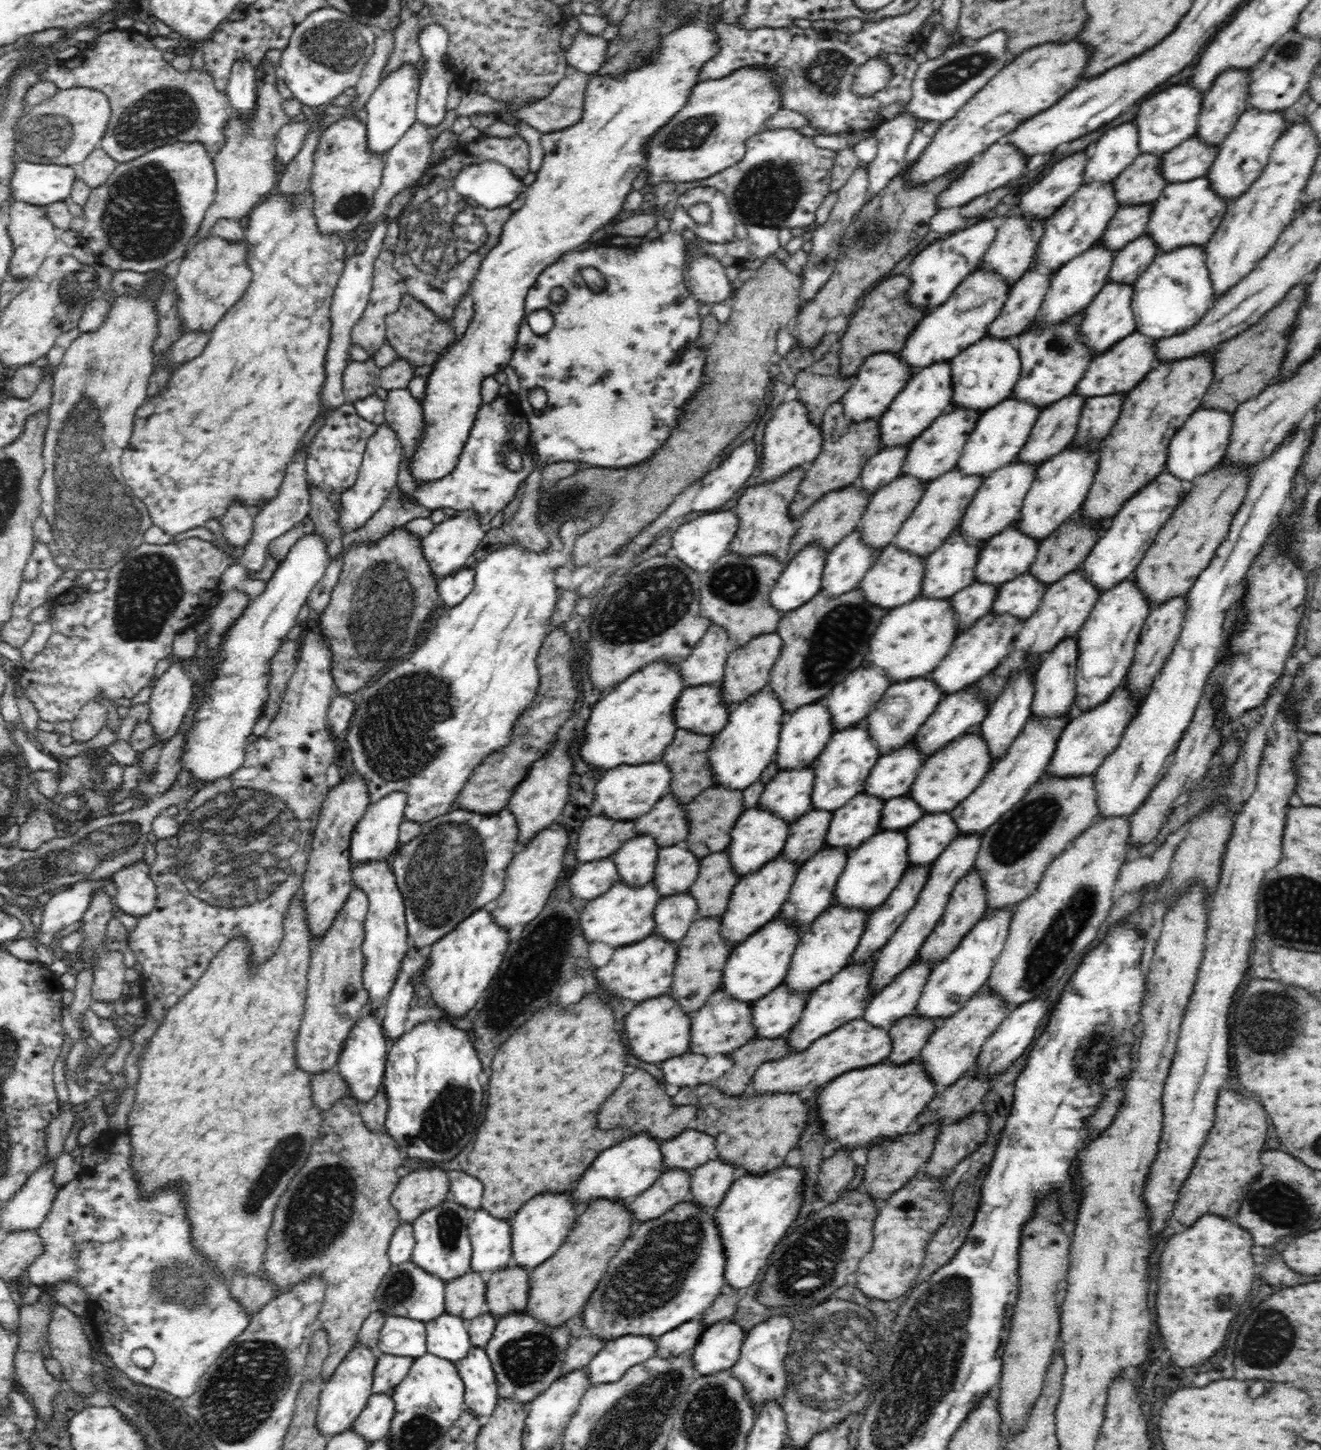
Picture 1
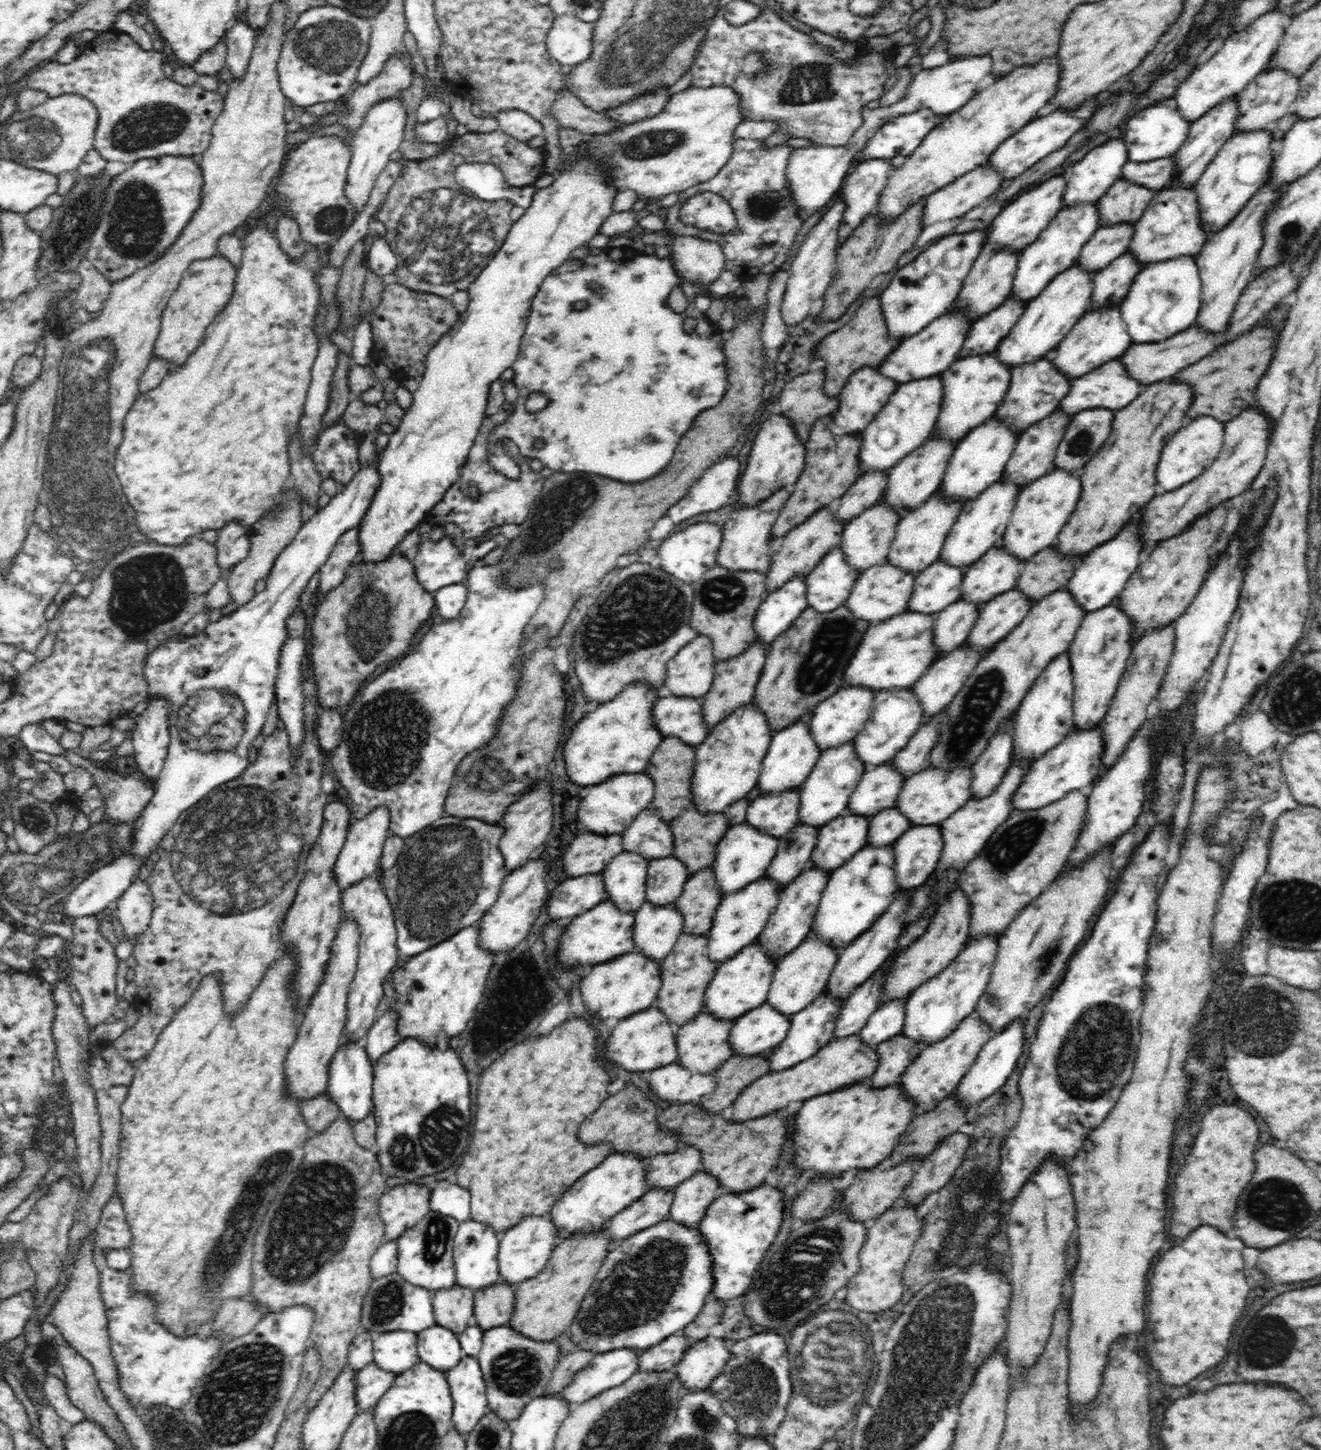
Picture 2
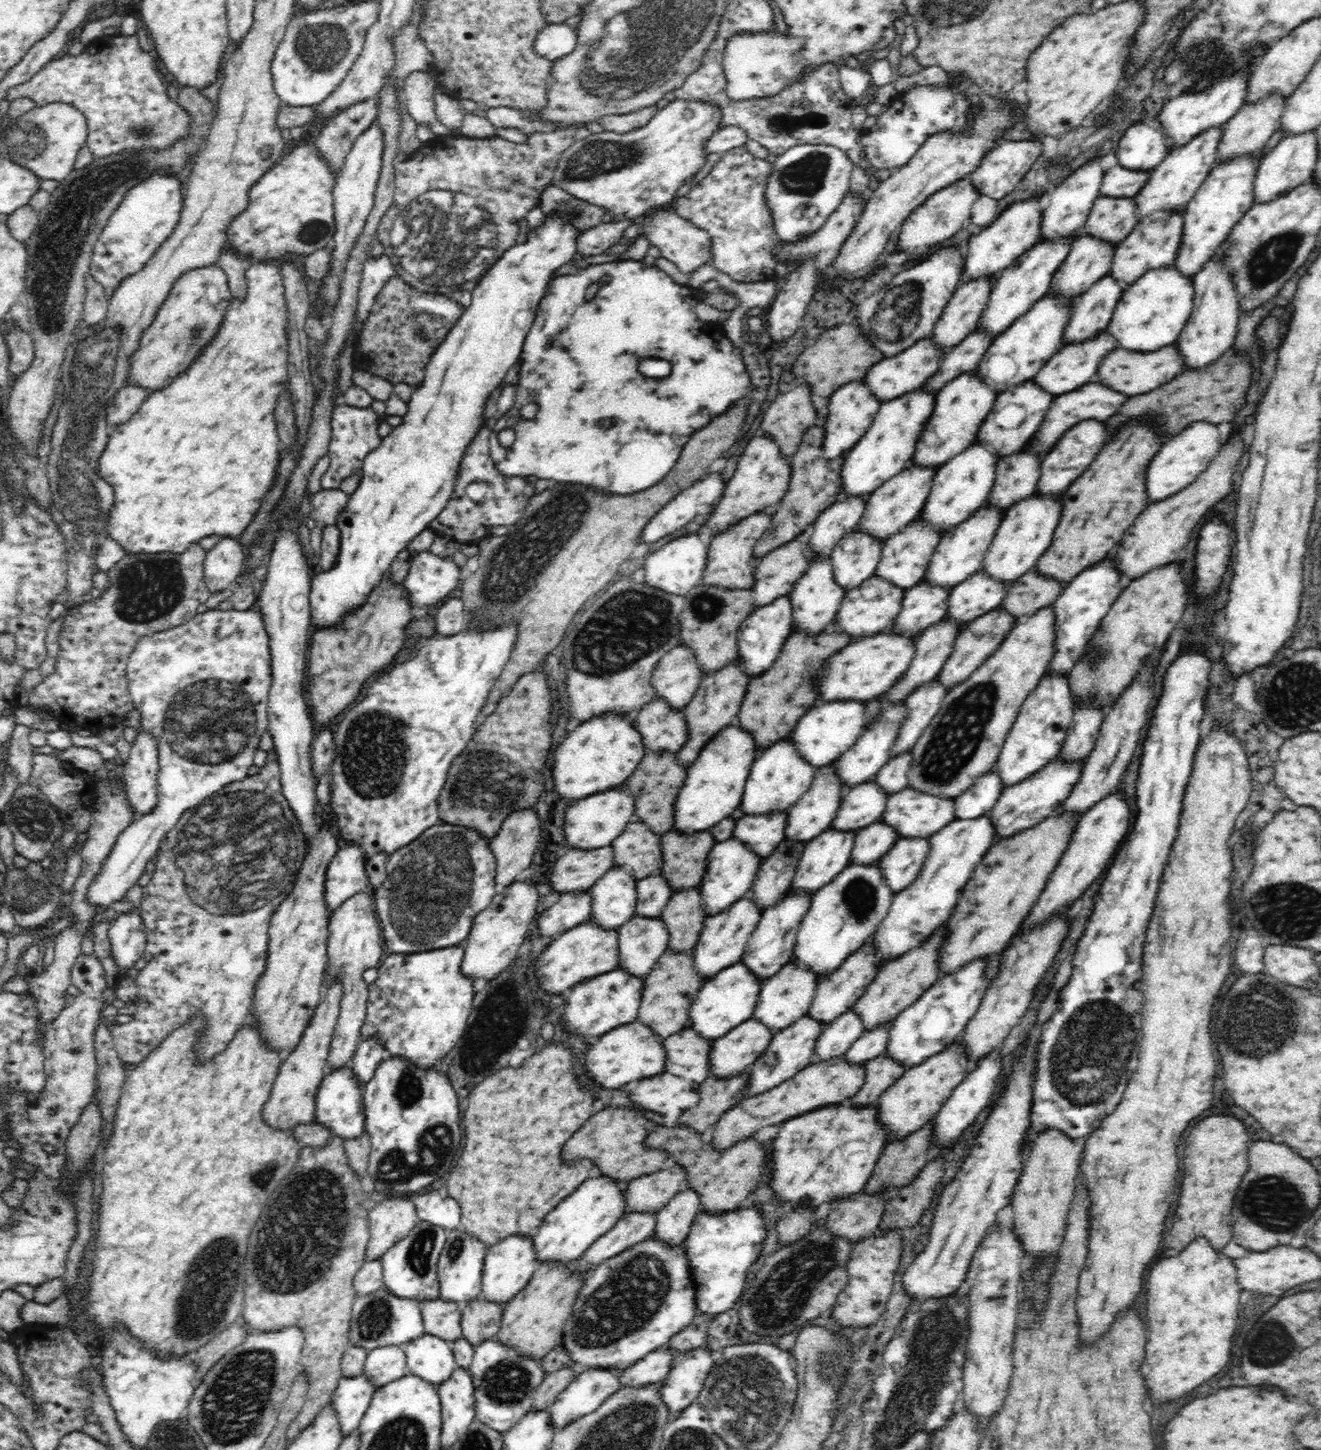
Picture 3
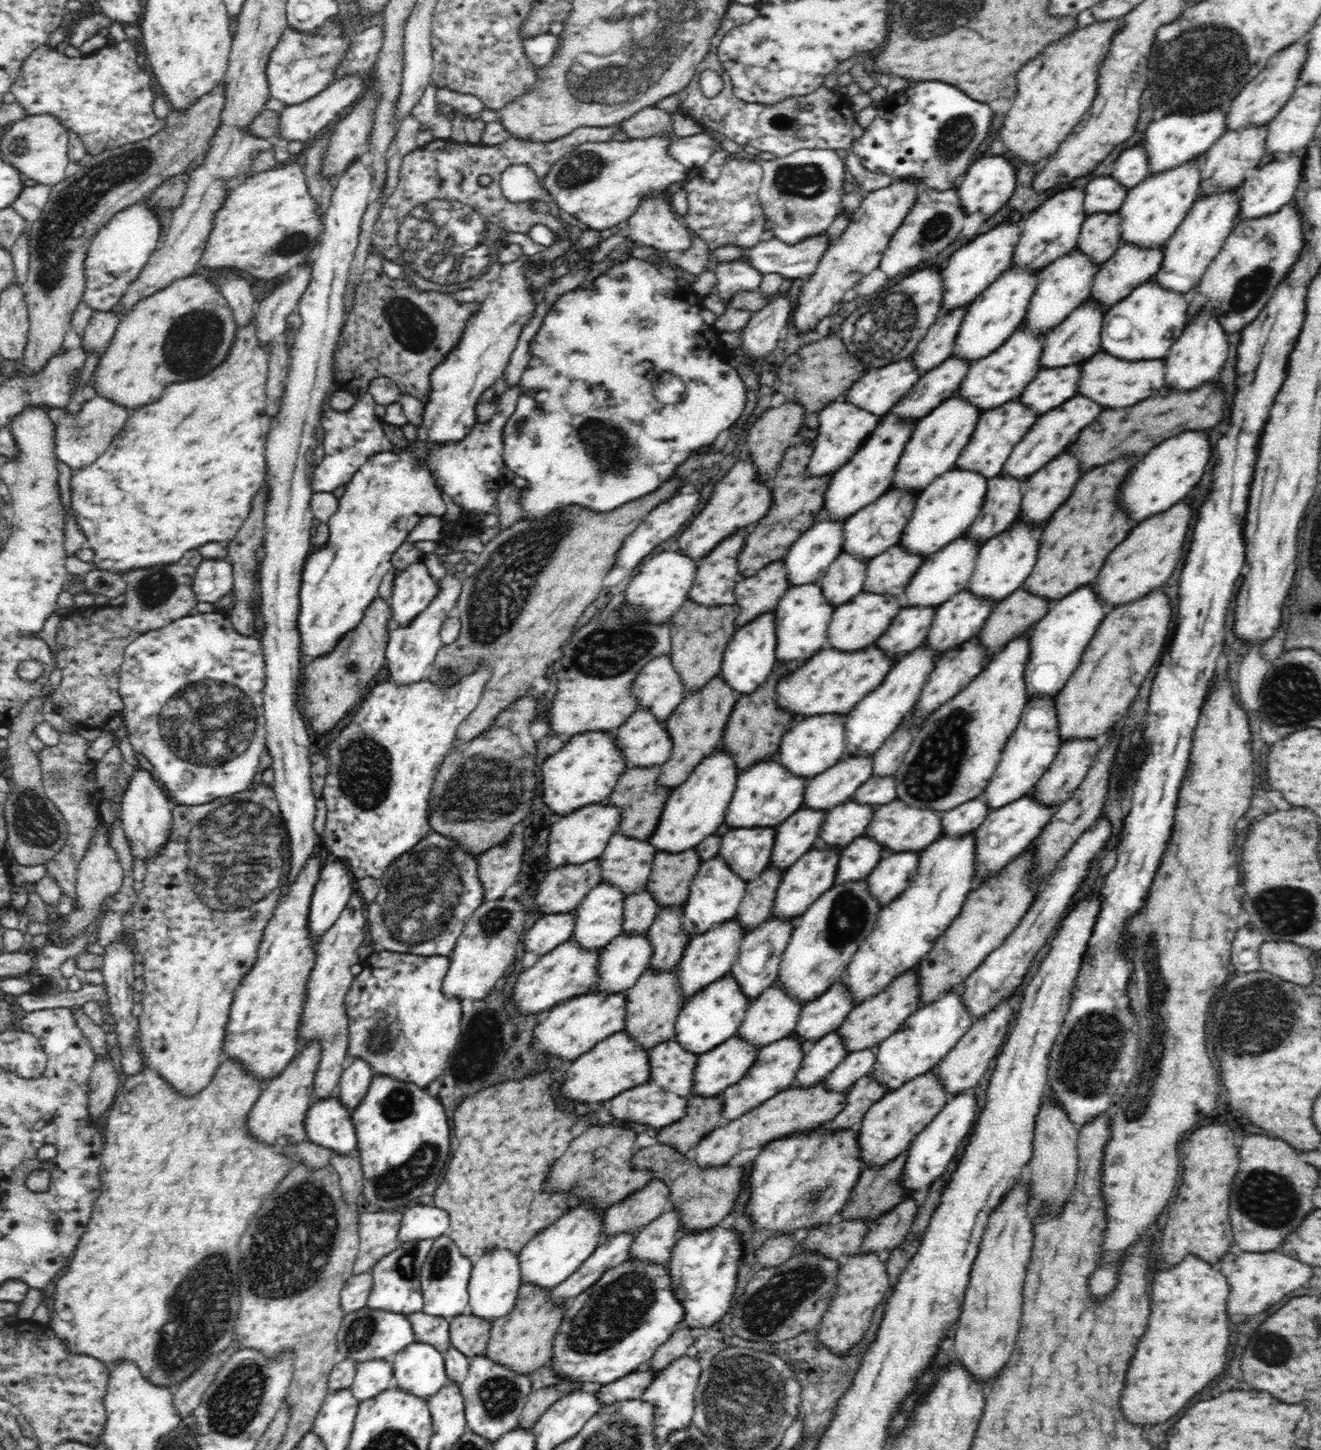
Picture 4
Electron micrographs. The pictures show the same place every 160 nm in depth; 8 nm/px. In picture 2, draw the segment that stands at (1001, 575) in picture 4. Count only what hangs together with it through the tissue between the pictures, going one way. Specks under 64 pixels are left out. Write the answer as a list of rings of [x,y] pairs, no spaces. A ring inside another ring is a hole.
[[[1056,468],[1049,471],[1048,475],[1042,475],[1035,482],[1022,488],[1011,521],[999,545],[1005,546],[1024,562],[1034,554],[1054,546],[1058,534],[1067,524],[1083,496],[1083,482],[1079,473],[1081,472]]]

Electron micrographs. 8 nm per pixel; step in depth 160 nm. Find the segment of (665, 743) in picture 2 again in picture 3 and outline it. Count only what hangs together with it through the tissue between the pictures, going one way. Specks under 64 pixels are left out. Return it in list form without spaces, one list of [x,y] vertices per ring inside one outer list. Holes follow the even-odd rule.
[[[648,751],[638,768],[626,782],[624,789],[636,795],[635,820],[643,822],[654,834],[662,835],[673,828],[674,803],[687,775],[687,769],[679,765],[676,754],[668,751]]]

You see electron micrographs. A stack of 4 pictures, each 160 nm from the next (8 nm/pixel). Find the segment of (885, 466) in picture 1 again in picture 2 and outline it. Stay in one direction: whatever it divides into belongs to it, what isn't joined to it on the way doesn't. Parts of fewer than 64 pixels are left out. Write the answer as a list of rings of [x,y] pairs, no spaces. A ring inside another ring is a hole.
[[[889,471],[867,472],[836,501],[834,517],[840,524],[846,524],[860,516],[863,511],[875,506],[882,500],[888,484]]]

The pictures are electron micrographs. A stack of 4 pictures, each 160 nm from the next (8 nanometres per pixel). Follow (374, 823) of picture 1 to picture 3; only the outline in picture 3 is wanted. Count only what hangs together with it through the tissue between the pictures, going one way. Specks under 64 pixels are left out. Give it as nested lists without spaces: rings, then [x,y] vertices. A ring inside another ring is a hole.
[[[346,843],[332,858],[325,882],[326,903],[331,912],[345,899],[368,888],[369,880],[365,873],[367,860],[364,851],[357,844],[351,843]]]

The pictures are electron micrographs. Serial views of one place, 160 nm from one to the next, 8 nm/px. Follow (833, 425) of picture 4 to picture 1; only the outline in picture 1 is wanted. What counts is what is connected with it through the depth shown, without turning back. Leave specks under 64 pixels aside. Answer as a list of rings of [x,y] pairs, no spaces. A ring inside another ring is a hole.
[[[877,351],[876,354],[867,356],[864,364],[856,371],[855,384],[838,400],[844,408],[844,419],[850,422],[862,422],[868,418],[877,419],[886,412],[914,372],[916,369],[904,361],[898,351]]]

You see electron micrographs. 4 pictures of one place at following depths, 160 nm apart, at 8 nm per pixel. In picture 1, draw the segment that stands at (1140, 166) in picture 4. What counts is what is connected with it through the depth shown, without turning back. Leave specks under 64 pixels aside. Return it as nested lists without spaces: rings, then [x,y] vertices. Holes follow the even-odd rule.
[[[1183,80],[1177,85],[1165,85],[1164,89],[1161,88],[1158,93],[1142,101],[1134,119],[1138,127],[1137,139],[1141,154],[1144,154],[1144,151],[1158,151],[1158,153],[1166,154],[1188,138],[1195,136],[1203,96],[1204,94],[1196,90],[1192,83]]]

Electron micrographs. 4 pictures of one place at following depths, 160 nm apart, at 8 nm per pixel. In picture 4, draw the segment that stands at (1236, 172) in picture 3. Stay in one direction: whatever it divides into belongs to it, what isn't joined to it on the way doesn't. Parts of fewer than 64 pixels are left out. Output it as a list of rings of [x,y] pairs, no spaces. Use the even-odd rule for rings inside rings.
[[[1226,190],[1212,196],[1199,196],[1188,210],[1188,214],[1167,240],[1163,250],[1163,261],[1154,279],[1166,290],[1186,294],[1200,282],[1212,259],[1220,252],[1226,238],[1237,224],[1239,213],[1239,190]]]

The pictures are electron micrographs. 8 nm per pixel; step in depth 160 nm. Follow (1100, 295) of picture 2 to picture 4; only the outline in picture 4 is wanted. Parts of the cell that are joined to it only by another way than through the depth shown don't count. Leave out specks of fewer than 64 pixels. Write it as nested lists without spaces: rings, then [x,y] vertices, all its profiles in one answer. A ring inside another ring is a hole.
[[[1091,298],[1084,300],[1072,314],[1068,315],[1058,326],[1052,328],[1043,338],[1039,365],[1041,368],[1058,368],[1087,361],[1101,350],[1101,328],[1104,322],[1104,311]]]

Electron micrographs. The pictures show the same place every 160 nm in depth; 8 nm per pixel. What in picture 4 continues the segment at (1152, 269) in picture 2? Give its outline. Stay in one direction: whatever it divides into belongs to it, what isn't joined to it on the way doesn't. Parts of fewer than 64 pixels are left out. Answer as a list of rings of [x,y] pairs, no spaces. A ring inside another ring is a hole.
[[[1154,278],[1148,280],[1104,312],[1101,350],[1128,362],[1164,359],[1186,326],[1187,308],[1184,294],[1166,290]]]

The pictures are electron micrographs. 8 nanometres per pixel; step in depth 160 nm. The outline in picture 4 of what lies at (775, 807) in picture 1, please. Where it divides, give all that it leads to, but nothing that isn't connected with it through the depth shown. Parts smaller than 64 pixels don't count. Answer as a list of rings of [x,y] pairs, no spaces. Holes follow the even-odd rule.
[[[734,828],[723,834],[718,854],[739,878],[750,882],[769,866],[776,831],[770,828]]]

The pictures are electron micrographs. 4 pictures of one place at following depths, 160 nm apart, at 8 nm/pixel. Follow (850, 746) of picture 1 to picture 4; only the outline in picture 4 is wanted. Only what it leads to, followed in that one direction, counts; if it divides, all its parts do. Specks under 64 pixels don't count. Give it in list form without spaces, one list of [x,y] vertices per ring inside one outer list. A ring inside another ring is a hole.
[[[803,806],[775,827],[776,836],[769,866],[785,871],[815,847],[820,842],[818,832],[827,812]]]

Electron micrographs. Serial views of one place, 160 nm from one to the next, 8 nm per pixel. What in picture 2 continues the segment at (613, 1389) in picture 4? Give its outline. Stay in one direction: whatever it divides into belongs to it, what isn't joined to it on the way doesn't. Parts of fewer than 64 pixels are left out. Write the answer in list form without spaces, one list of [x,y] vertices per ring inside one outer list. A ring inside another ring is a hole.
[[[675,1333],[662,1342],[639,1354],[637,1370],[662,1371],[674,1368],[684,1356],[686,1349],[695,1341],[683,1334]]]

